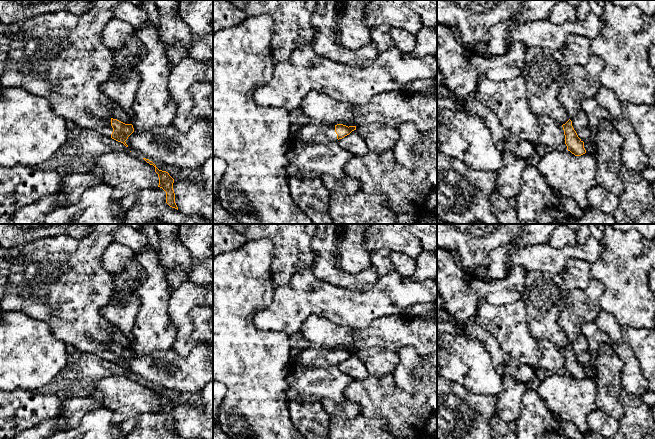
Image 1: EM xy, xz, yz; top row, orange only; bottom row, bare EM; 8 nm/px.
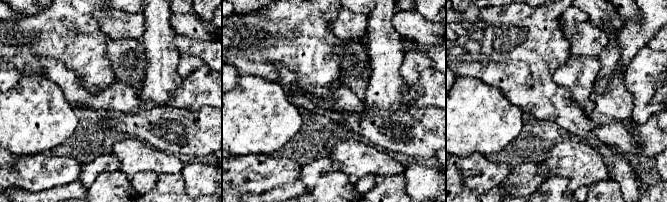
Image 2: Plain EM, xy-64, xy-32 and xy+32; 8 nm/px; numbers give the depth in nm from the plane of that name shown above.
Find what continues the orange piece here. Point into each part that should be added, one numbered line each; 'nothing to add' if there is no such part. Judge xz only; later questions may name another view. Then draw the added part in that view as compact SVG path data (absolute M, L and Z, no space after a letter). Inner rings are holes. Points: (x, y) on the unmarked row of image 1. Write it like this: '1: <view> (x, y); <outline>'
1: xz (319, 357); M329 347L304 349L296 357L291 355L291 363L292 365L313 368L327 368L338 364L335 349Z

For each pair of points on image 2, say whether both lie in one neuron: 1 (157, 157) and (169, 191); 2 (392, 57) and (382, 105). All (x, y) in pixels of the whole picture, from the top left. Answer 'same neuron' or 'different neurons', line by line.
1: different neurons
2: same neuron

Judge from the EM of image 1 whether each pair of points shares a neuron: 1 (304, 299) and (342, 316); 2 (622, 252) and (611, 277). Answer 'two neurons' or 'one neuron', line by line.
1: one neuron
2: one neuron

